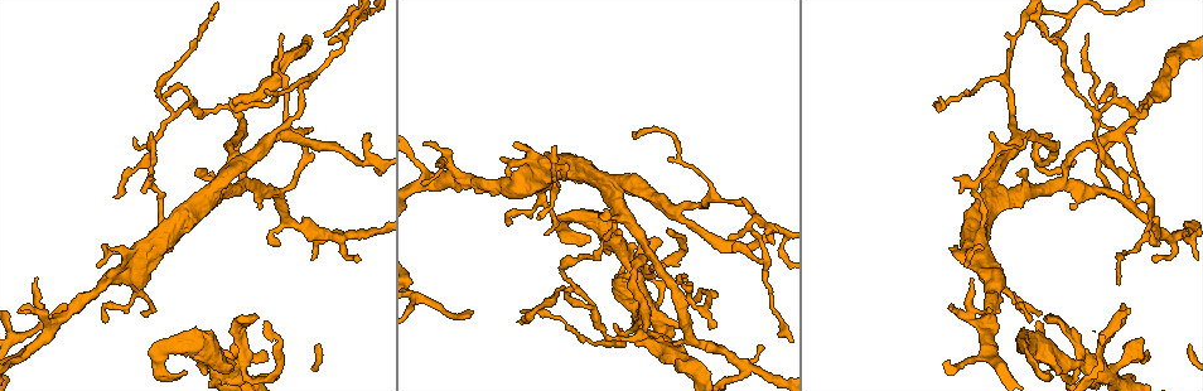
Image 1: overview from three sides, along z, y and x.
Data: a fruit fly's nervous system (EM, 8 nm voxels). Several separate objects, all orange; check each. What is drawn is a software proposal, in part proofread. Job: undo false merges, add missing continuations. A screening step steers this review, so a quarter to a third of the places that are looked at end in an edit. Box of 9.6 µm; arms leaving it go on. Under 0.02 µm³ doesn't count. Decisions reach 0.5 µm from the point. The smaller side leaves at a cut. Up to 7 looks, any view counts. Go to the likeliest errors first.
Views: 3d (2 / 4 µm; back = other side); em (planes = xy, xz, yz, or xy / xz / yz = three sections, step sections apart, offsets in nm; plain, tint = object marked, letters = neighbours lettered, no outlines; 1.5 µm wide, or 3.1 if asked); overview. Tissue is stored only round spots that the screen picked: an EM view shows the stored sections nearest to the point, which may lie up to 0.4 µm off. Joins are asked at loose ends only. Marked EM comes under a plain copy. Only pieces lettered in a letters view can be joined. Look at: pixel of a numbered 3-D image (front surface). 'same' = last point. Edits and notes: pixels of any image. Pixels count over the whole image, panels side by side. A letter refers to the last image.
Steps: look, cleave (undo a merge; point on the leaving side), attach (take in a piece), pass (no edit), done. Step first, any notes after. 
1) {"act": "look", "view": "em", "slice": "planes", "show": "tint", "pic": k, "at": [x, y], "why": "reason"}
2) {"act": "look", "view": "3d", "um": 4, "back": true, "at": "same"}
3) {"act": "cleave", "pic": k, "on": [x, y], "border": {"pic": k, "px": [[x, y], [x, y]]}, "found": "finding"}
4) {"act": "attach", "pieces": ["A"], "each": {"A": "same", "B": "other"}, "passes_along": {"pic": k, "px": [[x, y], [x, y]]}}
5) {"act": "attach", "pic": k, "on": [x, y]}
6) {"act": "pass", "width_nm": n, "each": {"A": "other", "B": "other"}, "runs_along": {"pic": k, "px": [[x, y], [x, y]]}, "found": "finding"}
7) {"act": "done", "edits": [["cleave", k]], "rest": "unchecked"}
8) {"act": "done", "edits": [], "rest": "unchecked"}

{"act": "look", "view": "em", "slice": "planes", "show": "tint", "pic": 1, "at": [277, 191], "why": "three-way junction"}

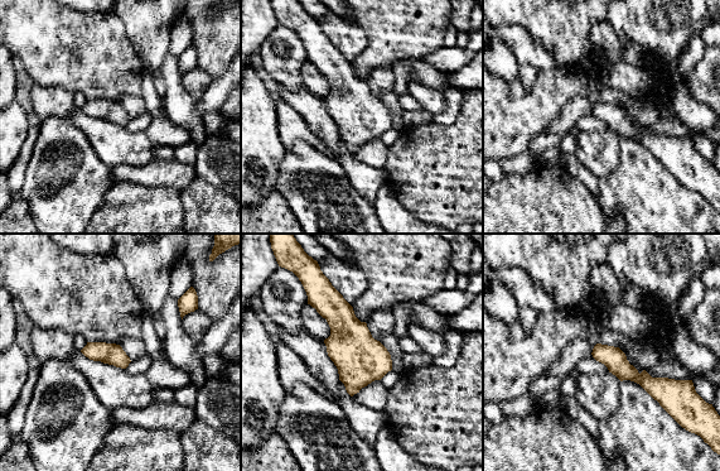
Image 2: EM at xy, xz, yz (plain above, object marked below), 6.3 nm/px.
{"act": "look", "view": "em", "slice": "planes", "show": "letters", "at": "same", "why": "see the neighbours"}

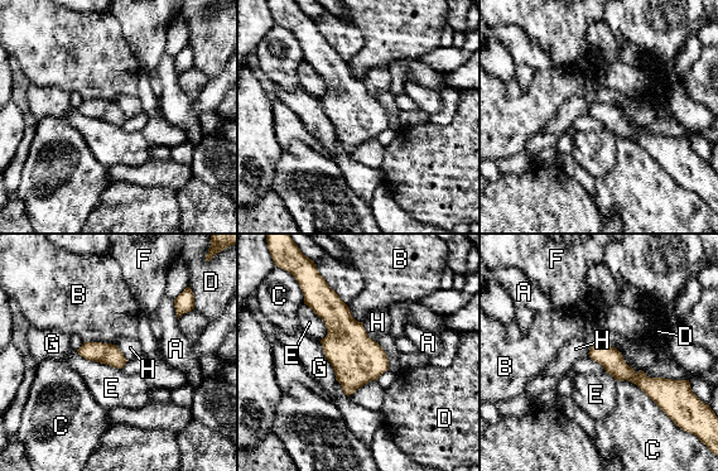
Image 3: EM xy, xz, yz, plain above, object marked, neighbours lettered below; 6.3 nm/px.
{"act": "pass", "each": {"A": "other", "B": "other", "C": "other", "D": "other", "E": "other", "F": "other", "G": "other", "H": "other"}, "found": "all the same neuron"}

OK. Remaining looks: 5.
{"act": "look", "view": "em", "slice": "planes", "show": "letters", "pic": 1, "at": [1023, 172], "why": "branch stops here"}

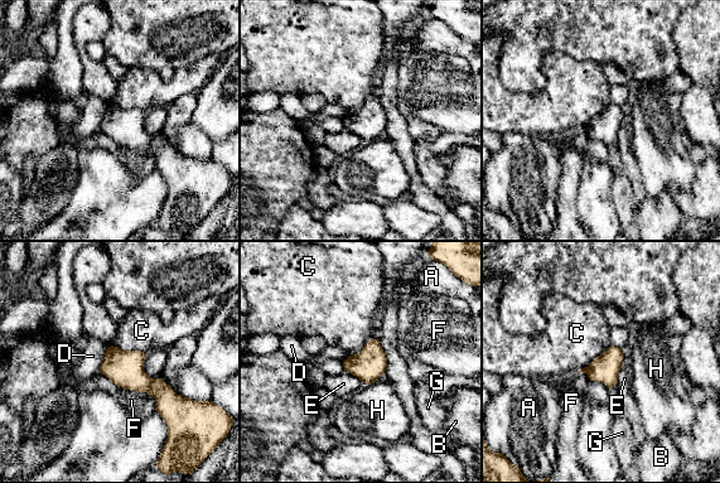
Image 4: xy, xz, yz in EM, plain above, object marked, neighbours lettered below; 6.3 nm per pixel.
{"act": "pass", "width_nm": 180, "longest_contact_nm": ["C", 280], "each": {"A": "other", "B": "other", "C": "other", "D": "other", "E": "other", "F": "other", "G": "other", "H": "other"}, "found": "no lettered piece goes on from it"}

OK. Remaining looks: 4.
{"act": "look", "view": "3d", "um": 4, "pic": 1, "at": [230, 98], "why": "end of a long branch"}

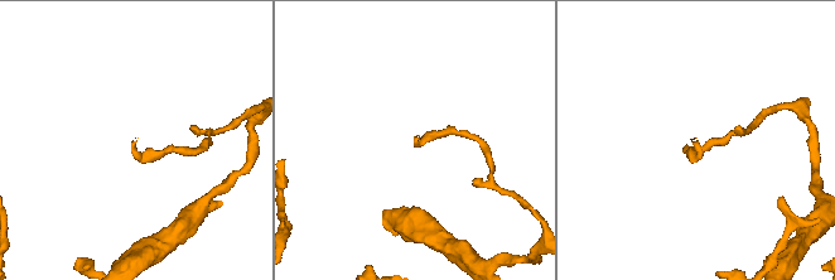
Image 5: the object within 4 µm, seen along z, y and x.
{"act": "look", "view": "em", "slice": "xy", "step": 8, "show": "tint", "pic": 5, "at": [133, 144]}

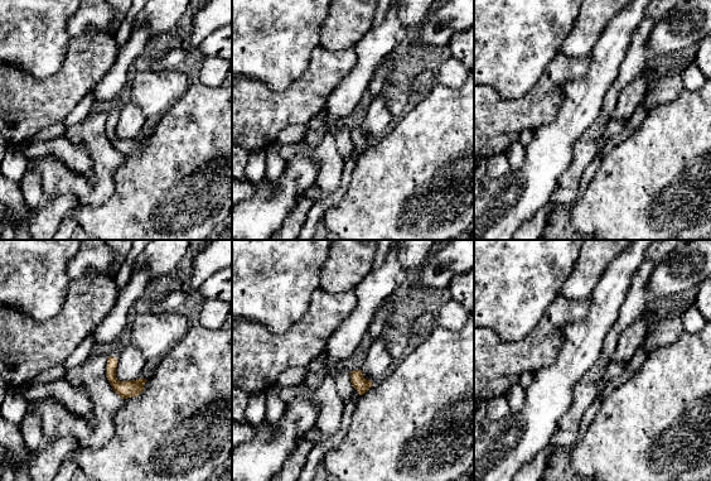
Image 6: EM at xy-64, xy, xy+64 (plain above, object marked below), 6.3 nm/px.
{"act": "look", "view": "em", "slice": "planes", "show": "letters", "at": "same"}

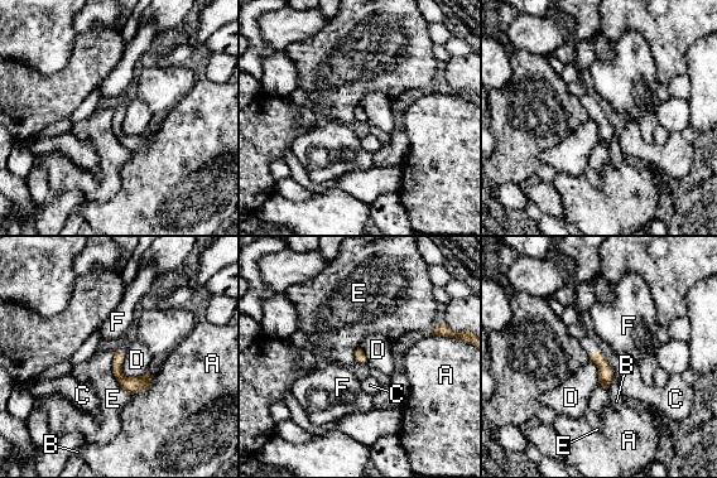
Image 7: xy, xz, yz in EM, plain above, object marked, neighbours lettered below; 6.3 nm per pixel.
{"act": "pass", "longest_contact_nm": ["E", 300], "each": {"A": "other", "B": "other", "C": "other", "D": "other", "E": "other", "F": "other"}, "border": {"pic": 7, "px": [[112, 353], [112, 375], [129, 395]]}, "found": "none of them fits"}

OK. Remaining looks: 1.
{"act": "done", "edits": [], "rest": "unchecked"}

